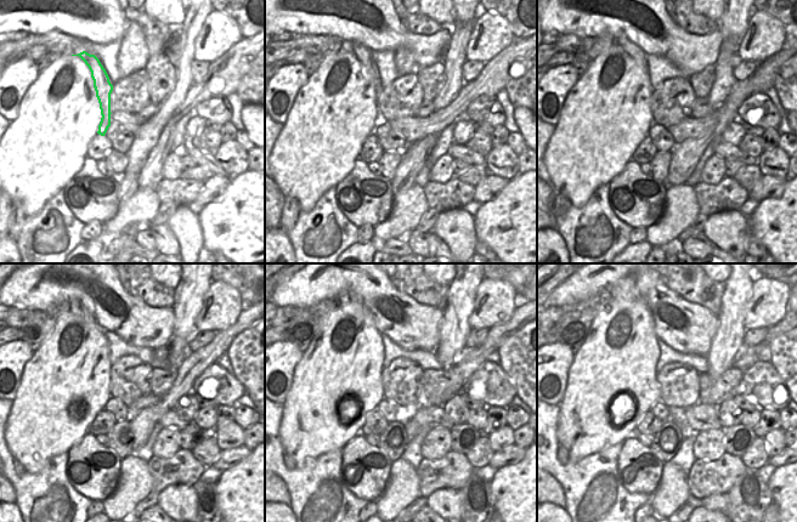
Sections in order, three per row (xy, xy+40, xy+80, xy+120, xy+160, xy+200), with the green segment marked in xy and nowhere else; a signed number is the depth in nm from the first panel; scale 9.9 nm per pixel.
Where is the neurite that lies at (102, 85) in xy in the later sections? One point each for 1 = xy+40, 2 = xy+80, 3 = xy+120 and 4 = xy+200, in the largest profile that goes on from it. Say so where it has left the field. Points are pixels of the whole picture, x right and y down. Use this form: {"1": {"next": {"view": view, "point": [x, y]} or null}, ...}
{"1": {"next": {"view": "xy+40", "point": [363, 55]}}, "2": {"next": {"view": "xy+80", "point": [638, 55]}}, "3": {"next": {"view": "xy+120", "point": [75, 306]}}, "4": {"next": {"view": "xy+200", "point": [625, 288]}}}

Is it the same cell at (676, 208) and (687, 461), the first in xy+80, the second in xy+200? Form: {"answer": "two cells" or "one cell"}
{"answer": "two cells"}

